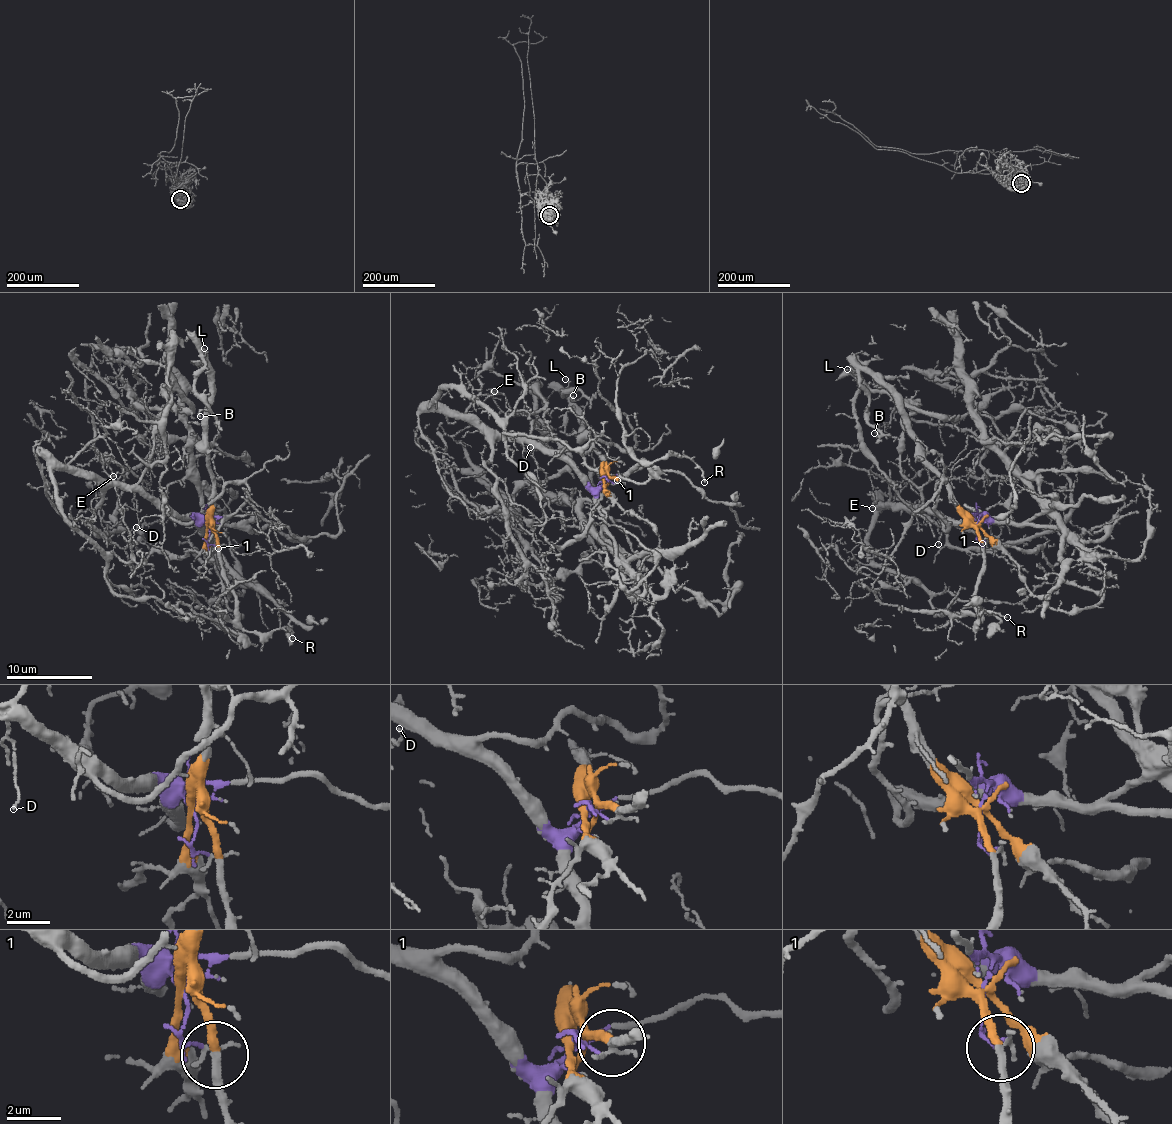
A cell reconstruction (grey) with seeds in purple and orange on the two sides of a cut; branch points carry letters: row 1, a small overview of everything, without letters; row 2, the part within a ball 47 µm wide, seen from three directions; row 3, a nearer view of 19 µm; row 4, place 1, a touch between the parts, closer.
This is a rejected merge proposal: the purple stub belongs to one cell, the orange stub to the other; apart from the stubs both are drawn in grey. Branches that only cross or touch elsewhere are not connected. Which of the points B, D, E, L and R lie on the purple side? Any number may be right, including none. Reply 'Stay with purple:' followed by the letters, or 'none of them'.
Stay with purple: D, E

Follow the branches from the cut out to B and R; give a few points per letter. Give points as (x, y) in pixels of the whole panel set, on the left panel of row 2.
B: (208, 526), (211, 367), (205, 352), (195, 393), (210, 408), (201, 415)
R: (208, 526), (216, 539), (222, 578), (234, 595), (234, 617), (251, 632), (271, 634), (289, 627), (293, 639)

